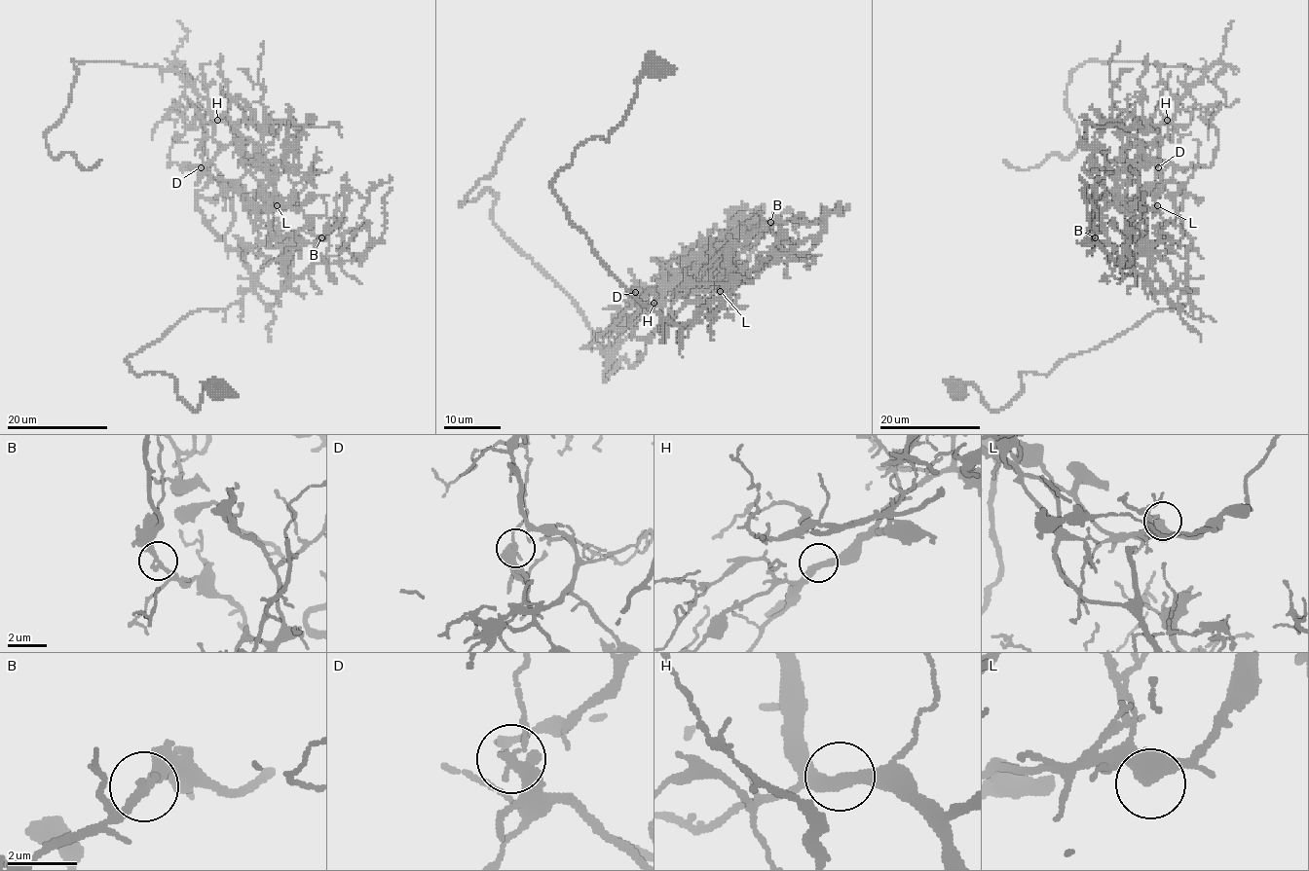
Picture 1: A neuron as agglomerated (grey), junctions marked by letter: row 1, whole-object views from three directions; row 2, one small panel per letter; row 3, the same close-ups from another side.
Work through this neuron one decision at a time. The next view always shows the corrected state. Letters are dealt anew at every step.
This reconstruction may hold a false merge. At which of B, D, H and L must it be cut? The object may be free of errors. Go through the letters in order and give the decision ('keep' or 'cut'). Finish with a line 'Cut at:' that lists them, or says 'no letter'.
B: keep
D: cut
H: keep
L: keep
Cut at: D

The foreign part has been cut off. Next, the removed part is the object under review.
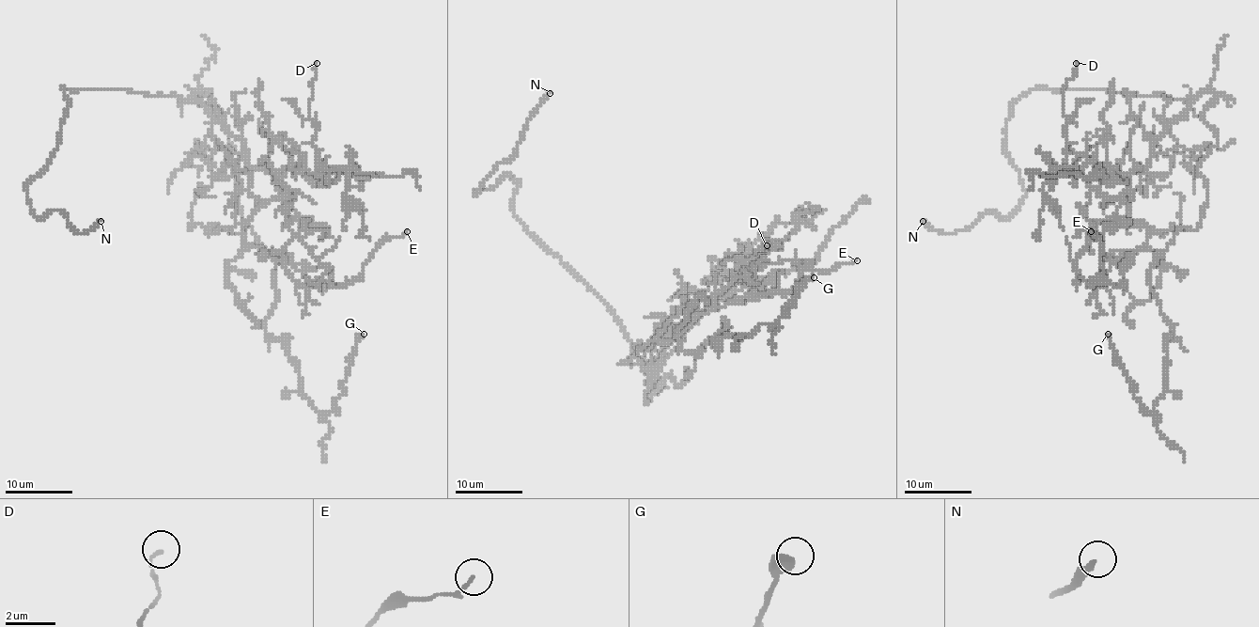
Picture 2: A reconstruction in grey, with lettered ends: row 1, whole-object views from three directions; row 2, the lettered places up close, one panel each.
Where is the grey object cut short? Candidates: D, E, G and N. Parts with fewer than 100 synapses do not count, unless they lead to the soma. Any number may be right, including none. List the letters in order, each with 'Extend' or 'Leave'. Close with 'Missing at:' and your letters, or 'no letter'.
D: Leave
E: Leave
G: Leave
N: Extend
Missing at: N

